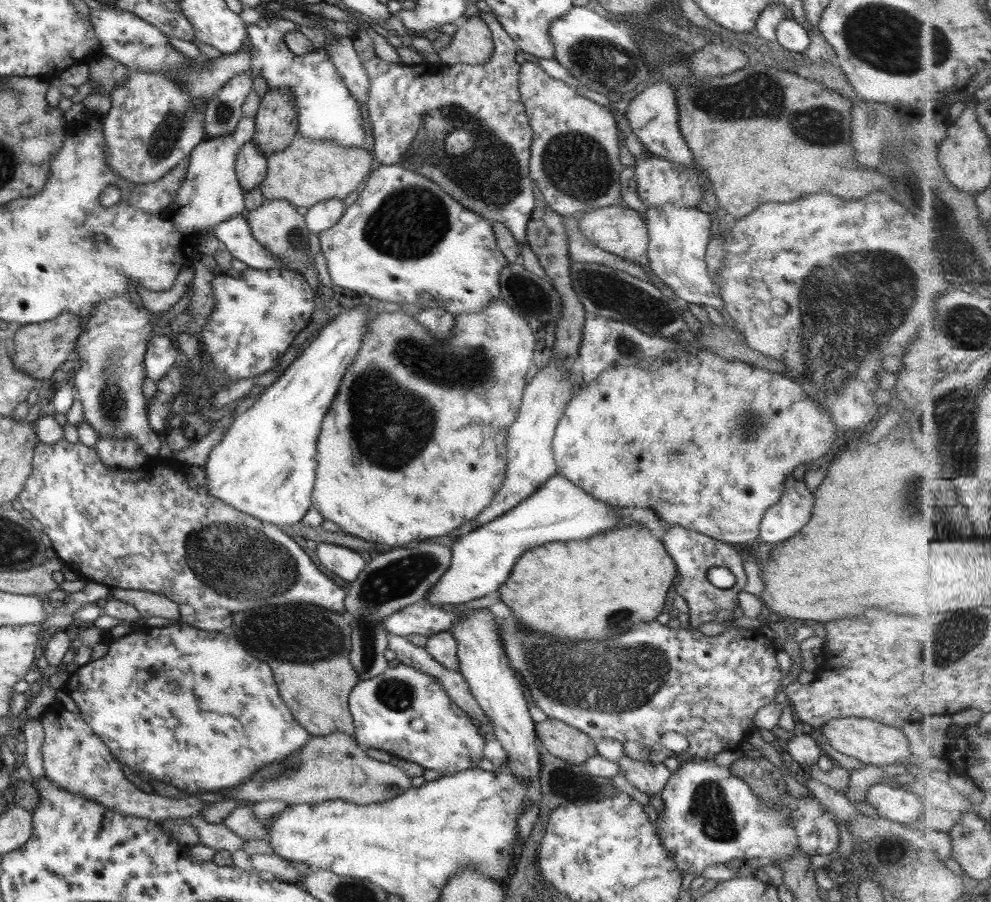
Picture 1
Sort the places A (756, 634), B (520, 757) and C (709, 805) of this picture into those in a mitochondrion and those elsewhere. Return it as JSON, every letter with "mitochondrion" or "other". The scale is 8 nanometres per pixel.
{"A":"other","B":"other","C":"mitochondrion"}

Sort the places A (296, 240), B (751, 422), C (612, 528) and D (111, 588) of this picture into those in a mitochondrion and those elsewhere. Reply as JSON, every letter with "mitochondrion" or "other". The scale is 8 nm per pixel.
{"A":"mitochondrion","B":"mitochondrion","C":"other","D":"other"}

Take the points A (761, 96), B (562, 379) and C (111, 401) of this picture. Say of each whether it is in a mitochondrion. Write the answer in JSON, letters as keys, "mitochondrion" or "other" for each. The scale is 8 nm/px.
{"A":"mitochondrion","B":"other","C":"mitochondrion"}

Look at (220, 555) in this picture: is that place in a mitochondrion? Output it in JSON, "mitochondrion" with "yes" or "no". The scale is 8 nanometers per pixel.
{"mitochondrion":"yes"}

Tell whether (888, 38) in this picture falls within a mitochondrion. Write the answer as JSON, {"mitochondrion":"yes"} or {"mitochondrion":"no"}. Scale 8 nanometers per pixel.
{"mitochondrion":"yes"}

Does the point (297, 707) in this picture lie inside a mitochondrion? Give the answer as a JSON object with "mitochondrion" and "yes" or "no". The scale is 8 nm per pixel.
{"mitochondrion":"no"}

